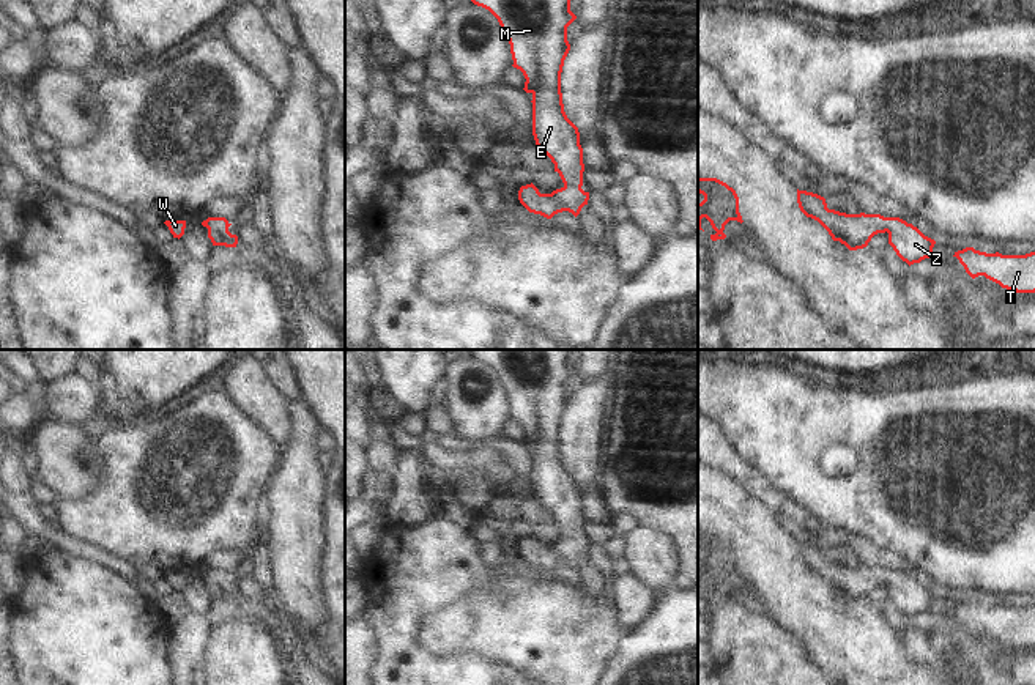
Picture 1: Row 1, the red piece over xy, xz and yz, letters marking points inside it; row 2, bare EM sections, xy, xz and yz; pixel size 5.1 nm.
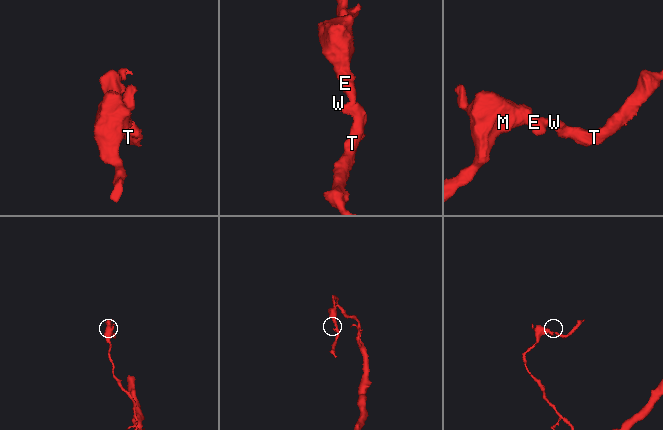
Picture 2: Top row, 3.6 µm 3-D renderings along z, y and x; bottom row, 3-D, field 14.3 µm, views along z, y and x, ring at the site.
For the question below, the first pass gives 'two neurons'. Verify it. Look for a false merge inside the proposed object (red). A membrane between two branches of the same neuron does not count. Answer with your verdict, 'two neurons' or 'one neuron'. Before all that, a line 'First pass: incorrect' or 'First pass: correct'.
First pass: incorrect
one neuron

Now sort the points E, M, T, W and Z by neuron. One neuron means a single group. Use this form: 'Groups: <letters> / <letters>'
Groups: E M T W Z

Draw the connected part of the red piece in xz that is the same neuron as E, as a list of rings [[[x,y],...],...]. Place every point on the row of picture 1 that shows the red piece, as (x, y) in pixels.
[[[471,0],[488,9],[510,44],[514,68],[526,79],[532,94],[532,135],[551,159],[564,186],[540,194],[531,183],[518,191],[520,203],[534,214],[551,219],[569,211],[575,217],[588,205],[583,186],[583,148],[578,128],[567,118],[561,93],[561,72],[570,50],[567,27],[577,19],[570,0]]]

